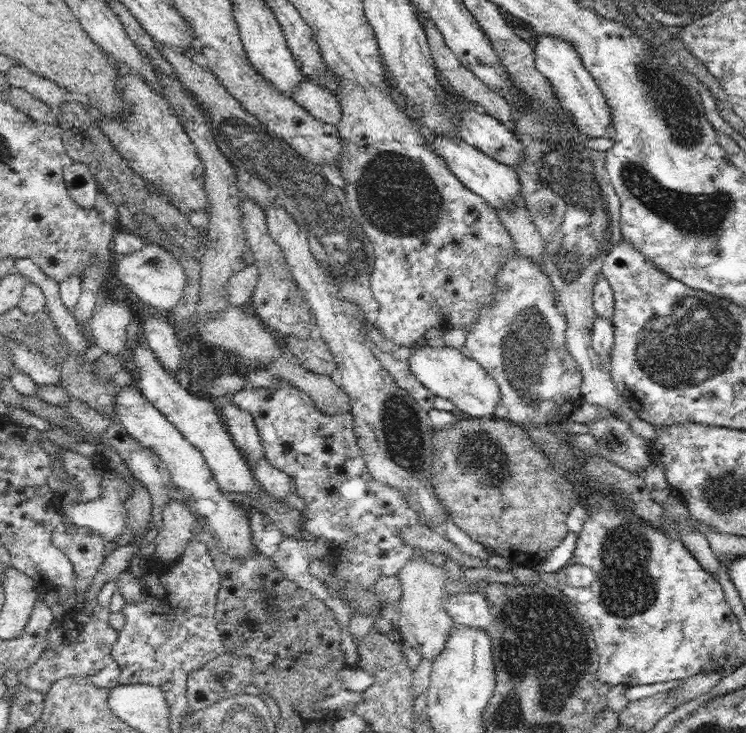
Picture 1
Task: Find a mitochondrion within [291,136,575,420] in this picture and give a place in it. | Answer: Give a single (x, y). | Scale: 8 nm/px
(393, 192)

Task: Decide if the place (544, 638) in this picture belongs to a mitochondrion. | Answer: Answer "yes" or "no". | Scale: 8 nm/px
yes

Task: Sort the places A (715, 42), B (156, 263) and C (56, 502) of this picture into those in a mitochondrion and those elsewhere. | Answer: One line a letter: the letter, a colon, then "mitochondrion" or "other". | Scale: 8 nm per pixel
A: other
B: mitochondrion
C: other

